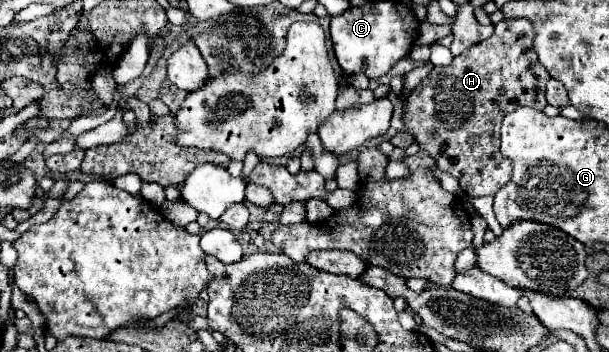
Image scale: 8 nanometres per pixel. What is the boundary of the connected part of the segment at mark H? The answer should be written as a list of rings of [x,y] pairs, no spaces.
[[[504,19],[496,23],[492,37],[454,57],[452,65],[434,67],[430,75],[410,93],[404,105],[404,131],[412,133],[420,149],[424,149],[436,161],[436,167],[454,175],[460,181],[462,191],[470,197],[496,195],[496,191],[500,191],[512,175],[512,161],[504,159],[500,153],[502,117],[518,107],[532,107],[542,111],[548,105],[546,81],[550,75],[536,59],[536,51],[532,51],[532,35],[534,31],[528,19]]]

